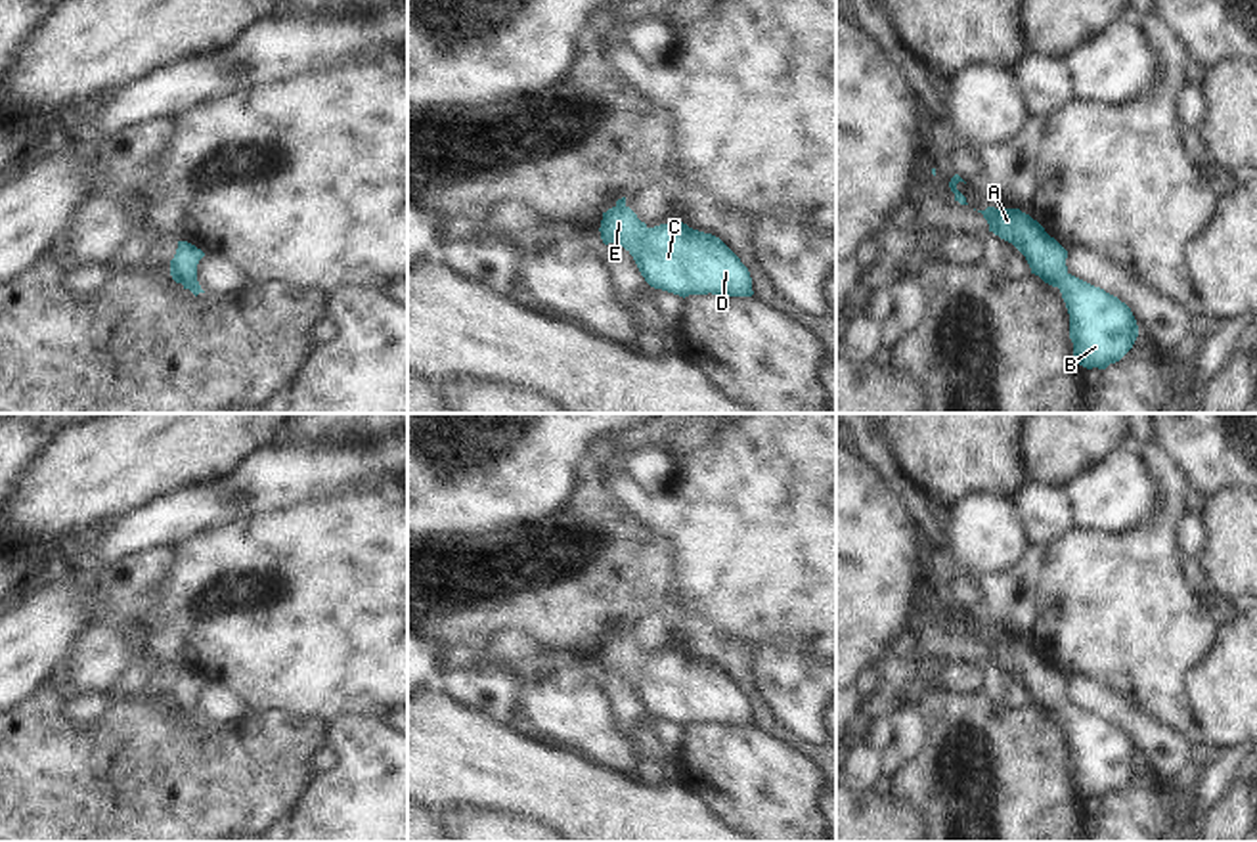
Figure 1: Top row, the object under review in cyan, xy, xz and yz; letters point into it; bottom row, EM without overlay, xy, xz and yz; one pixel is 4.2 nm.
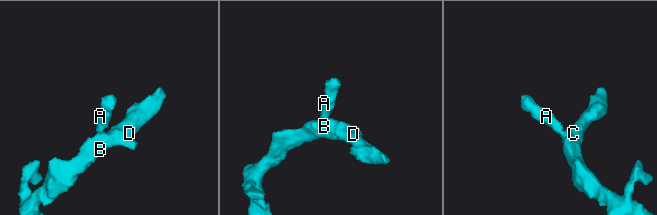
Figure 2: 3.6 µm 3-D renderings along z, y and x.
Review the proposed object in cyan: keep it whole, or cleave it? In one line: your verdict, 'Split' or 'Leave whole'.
Leave whole

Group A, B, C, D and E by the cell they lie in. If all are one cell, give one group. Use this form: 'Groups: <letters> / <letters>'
Groups: A B C D E

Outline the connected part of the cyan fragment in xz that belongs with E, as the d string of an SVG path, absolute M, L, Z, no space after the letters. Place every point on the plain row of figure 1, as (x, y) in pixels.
M618 628L603 641L601 668L620 672L635 689L645 710L679 725L752 725L752 706L740 687L716 664L668 651L649 656Z

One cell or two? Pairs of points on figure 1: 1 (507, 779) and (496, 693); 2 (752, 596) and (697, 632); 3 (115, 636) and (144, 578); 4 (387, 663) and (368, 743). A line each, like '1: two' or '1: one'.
1: two
2: two
3: one
4: two

